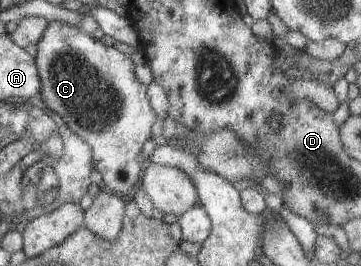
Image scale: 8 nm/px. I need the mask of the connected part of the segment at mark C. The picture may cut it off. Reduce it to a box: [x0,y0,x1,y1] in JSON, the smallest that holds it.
[34,20,157,197]

